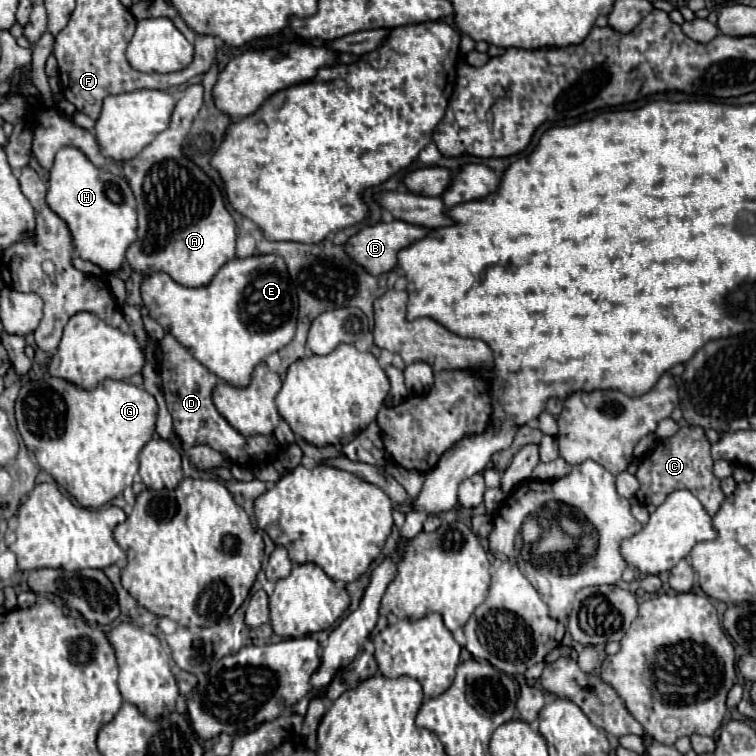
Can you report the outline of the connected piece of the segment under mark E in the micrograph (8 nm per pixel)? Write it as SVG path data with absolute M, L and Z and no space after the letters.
M276 254L234 258L202 288L184 288L168 274L158 272L144 278L140 290L150 318L230 386L246 388L256 364L294 338L298 314L296 288L284 260Z

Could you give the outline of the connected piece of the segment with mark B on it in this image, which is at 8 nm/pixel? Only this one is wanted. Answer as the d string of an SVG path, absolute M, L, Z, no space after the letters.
M392 220L388 224L384 222L378 222L378 224L372 224L372 226L366 226L362 228L358 234L354 234L348 242L346 242L346 254L350 254L350 258L354 258L354 262L358 262L364 270L370 270L370 274L374 276L380 276L380 274L386 274L390 272L394 266L396 266L396 254L398 250L410 246L412 242L424 238L428 234L426 228L422 226L414 226L414 224L406 224L402 220Z

